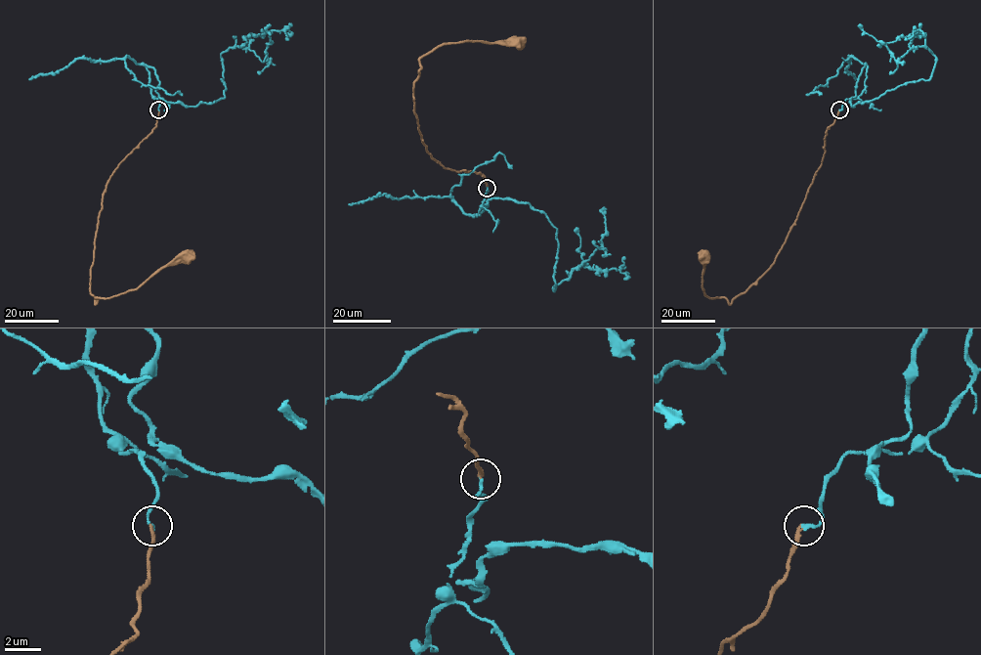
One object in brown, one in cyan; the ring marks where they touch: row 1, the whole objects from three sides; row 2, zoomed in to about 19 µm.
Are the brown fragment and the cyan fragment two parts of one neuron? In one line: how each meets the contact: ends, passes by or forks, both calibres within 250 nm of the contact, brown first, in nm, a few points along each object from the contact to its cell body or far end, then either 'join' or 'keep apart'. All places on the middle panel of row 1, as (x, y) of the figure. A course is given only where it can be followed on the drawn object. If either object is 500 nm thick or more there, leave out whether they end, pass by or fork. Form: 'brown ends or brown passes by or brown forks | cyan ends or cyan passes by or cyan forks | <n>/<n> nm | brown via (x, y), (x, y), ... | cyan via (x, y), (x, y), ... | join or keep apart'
brown ends | cyan ends | 160/180 nm | brown via (487, 188), (482, 174), (446, 168), (427, 152), (414, 112), (414, 81), (419, 60), (438, 47), (519, 42) | cyan via (487, 188), (473, 216), (492, 198), (512, 198), (542, 210), (556, 229), (554, 289), (602, 245), (605, 208) | join

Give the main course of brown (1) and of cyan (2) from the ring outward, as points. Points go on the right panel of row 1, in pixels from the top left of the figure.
1: (839, 109), (828, 128), (822, 164), (774, 263), (730, 304), (724, 297), (704, 294), (703, 257)
2: (839, 109), (865, 89), (866, 65), (854, 107), (928, 80), (935, 62), (922, 47), (897, 62), (859, 24)

